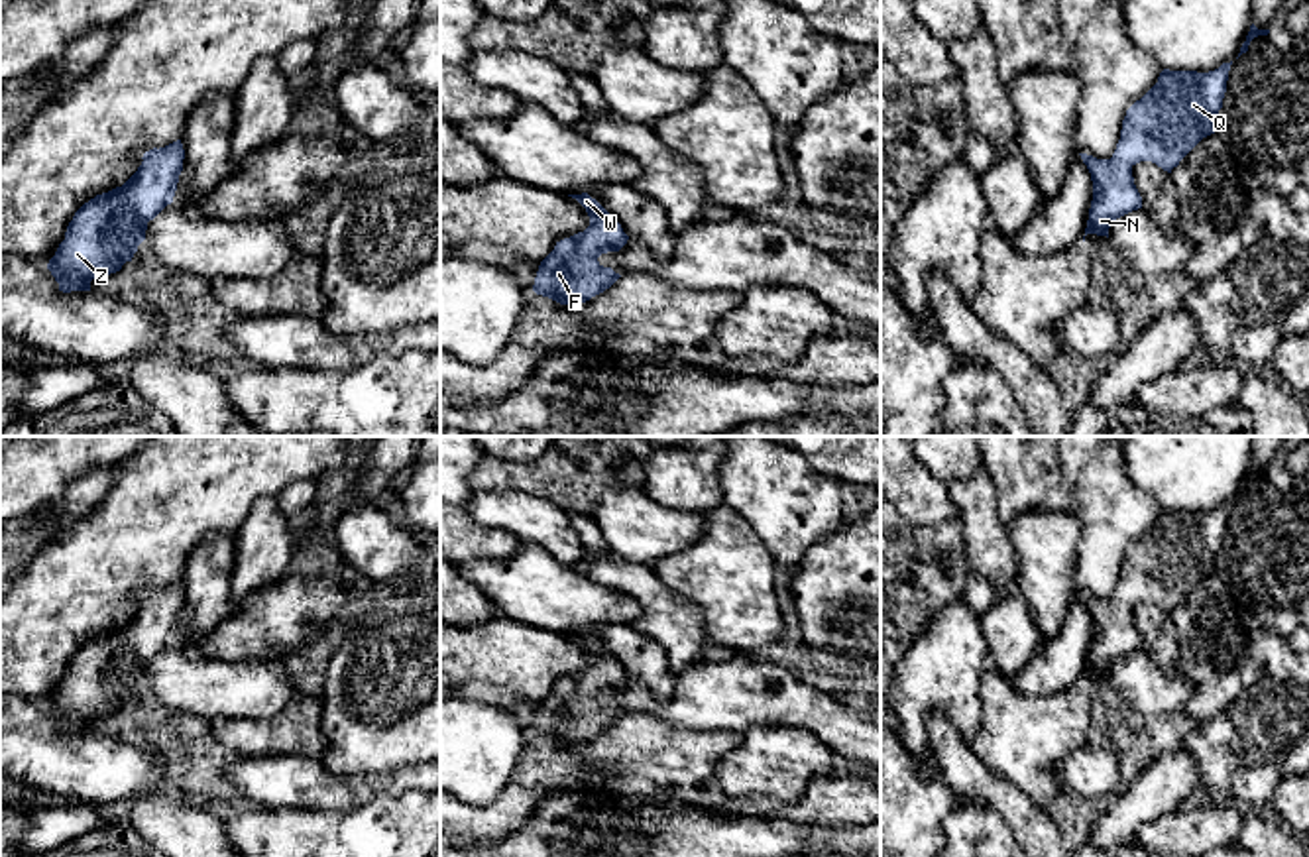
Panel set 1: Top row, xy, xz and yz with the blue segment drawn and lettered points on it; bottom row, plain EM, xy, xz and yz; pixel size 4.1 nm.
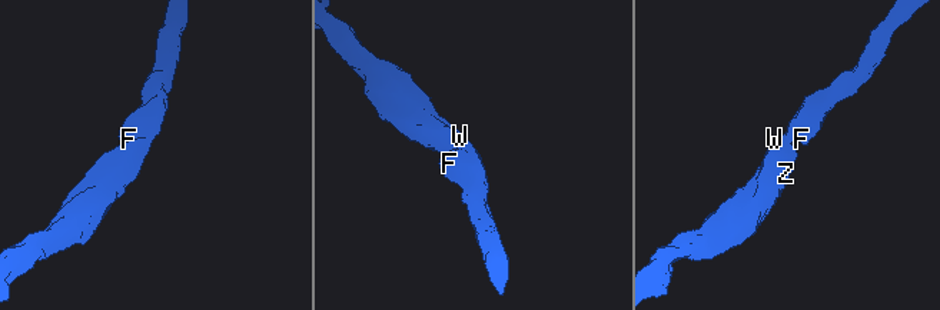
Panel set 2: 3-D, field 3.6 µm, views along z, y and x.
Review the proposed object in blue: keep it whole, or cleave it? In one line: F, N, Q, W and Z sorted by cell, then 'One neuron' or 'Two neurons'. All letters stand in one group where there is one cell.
Groups: F N Q W Z. One neuron

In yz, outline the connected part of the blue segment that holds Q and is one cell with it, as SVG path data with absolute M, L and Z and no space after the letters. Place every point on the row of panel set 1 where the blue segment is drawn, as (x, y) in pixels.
M1230 65L1209 73L1164 69L1158 83L1126 110L1112 157L1079 153L1093 181L1085 236L1109 238L1112 220L1142 208L1132 177L1136 163L1152 161L1171 173L1203 138L1215 134Z

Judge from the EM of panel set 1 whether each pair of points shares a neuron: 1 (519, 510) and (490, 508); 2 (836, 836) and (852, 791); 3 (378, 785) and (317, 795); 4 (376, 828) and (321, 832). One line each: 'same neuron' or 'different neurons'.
1: same neuron
2: different neurons
3: same neuron
4: same neuron

